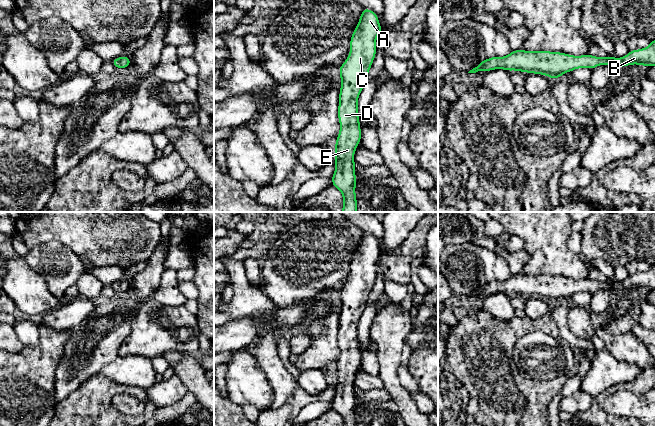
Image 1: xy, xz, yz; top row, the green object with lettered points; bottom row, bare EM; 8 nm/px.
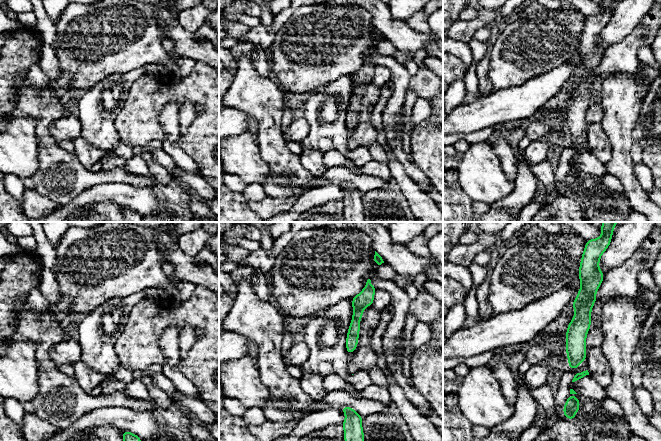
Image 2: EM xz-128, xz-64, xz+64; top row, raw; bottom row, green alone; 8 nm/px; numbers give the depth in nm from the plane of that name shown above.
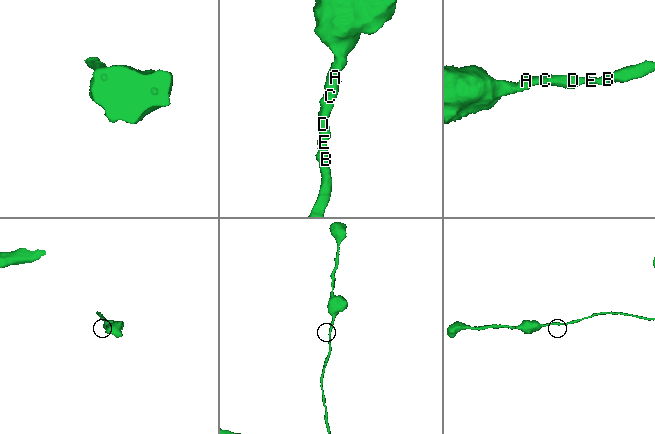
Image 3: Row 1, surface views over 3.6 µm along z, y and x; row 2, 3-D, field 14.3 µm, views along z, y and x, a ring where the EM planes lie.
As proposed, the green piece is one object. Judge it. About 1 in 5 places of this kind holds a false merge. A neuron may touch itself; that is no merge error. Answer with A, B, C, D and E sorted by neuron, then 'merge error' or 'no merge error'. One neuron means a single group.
groups A B C D E; no merge error

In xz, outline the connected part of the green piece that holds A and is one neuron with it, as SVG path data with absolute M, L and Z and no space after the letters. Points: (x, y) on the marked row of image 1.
M363 8L350 39L350 53L339 67L341 88L337 115L340 131L335 142L335 172L331 181L343 195L342 212L357 212L356 164L353 157L361 142L358 97L367 82L377 52L376 38L382 30L378 15Z

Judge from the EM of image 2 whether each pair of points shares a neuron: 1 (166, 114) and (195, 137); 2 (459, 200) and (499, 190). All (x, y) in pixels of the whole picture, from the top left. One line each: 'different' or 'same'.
1: different
2: different

